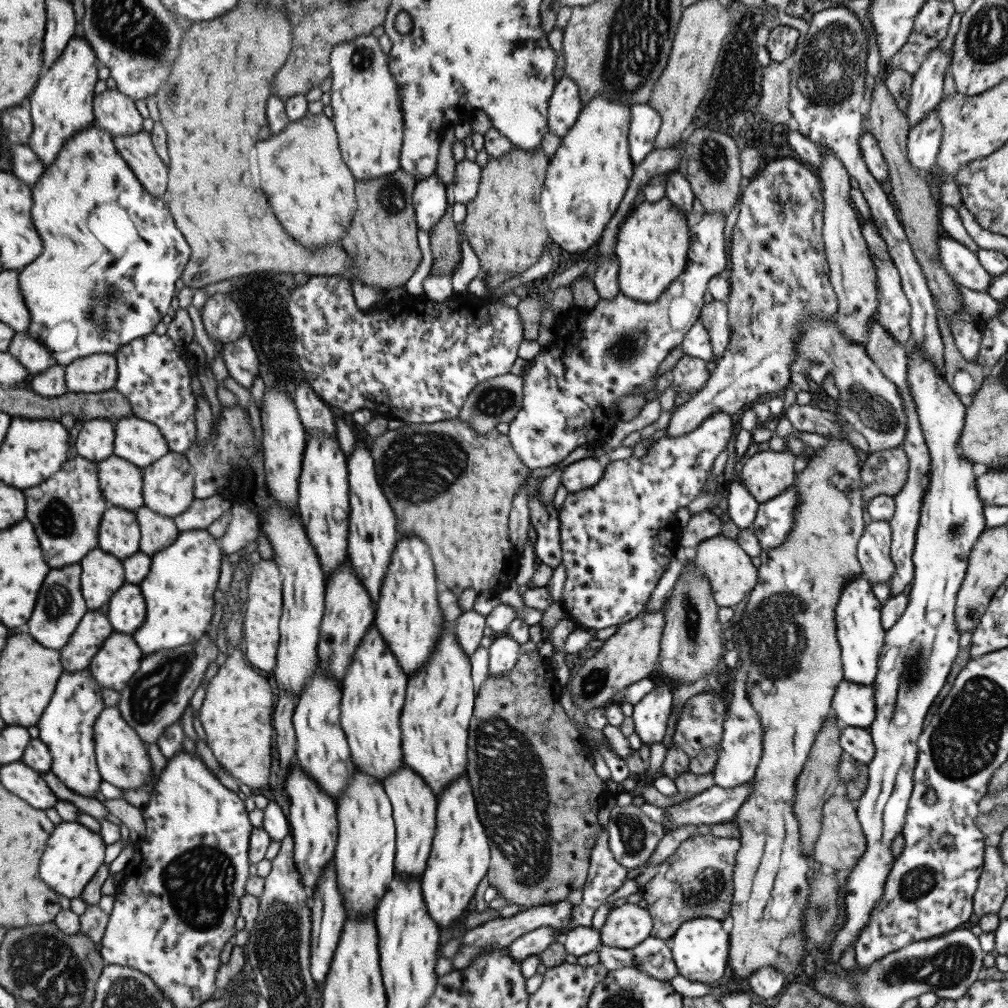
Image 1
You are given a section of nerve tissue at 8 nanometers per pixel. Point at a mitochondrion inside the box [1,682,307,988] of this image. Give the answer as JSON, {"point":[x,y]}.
{"point":[199,881]}

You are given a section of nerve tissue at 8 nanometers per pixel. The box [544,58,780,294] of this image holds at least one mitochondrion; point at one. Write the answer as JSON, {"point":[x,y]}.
{"point":[713,156]}

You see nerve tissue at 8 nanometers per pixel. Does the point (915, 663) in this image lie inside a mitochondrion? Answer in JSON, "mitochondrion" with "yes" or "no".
{"mitochondrion":"yes"}

